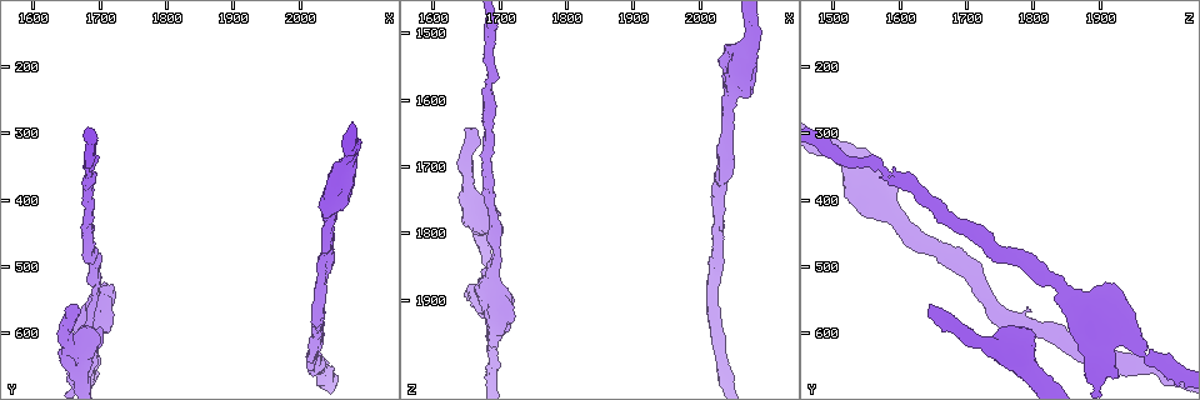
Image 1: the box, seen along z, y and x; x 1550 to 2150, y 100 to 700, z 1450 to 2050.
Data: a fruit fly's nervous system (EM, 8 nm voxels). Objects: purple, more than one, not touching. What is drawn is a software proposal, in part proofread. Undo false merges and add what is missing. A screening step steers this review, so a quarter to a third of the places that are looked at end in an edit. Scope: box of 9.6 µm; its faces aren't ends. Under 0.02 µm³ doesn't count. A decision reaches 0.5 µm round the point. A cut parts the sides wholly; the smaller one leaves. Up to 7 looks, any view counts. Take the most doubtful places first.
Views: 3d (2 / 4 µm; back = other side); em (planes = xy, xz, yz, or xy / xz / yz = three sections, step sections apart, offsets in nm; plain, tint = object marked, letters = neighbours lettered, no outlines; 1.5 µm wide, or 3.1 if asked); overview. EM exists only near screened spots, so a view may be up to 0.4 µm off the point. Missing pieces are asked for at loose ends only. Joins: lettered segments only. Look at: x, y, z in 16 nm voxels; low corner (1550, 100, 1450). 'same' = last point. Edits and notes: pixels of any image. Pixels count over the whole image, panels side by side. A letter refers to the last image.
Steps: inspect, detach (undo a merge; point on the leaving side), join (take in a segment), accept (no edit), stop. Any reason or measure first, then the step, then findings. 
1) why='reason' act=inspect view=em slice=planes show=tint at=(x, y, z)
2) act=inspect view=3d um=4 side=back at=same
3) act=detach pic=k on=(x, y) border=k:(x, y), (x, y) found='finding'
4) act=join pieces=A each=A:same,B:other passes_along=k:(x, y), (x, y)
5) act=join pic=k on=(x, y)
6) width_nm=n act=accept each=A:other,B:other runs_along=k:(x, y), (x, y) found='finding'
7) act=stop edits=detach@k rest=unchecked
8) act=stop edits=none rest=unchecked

why='free end' act=inspect view=3d um=4 at=(1720, 530, 1905)

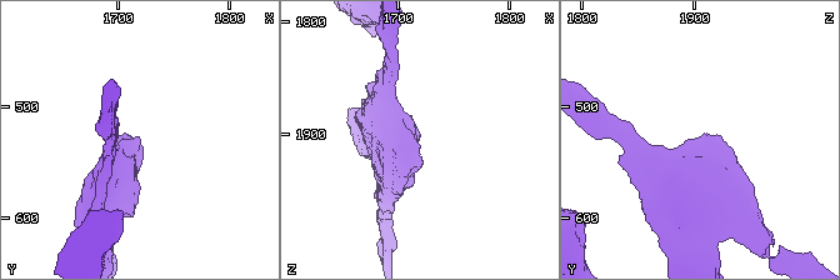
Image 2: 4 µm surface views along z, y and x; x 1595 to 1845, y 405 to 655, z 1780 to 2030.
why='now the EM' act=inspect view=em slice=xy step=4 show=tint at=(1720, 528, 1910)

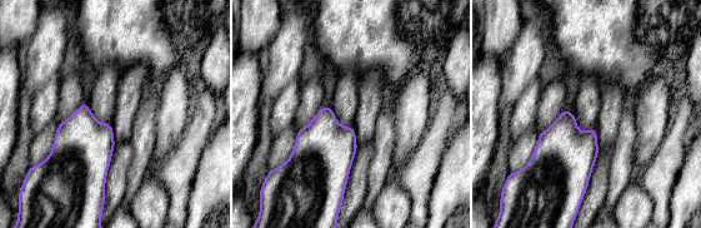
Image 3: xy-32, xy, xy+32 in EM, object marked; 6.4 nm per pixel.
act=inspect view=em slice=xy step=4 show=letters at=same

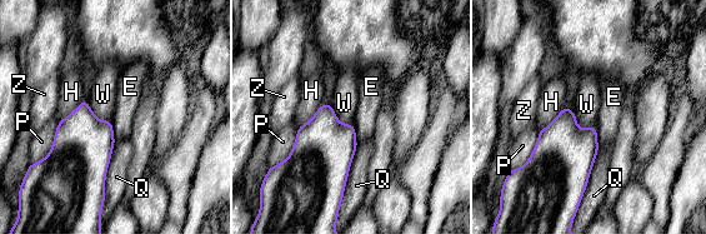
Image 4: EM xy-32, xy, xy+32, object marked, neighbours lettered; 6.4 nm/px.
act=accept each=E:other,H:other,P:other,Q:other,W:other,Z:other border=4:(595, 125), (600, 147) found='no lettered segment goes on from it'

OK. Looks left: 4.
act=inspect view=em slice=planes show=letters at=(1650, 565, 1645)

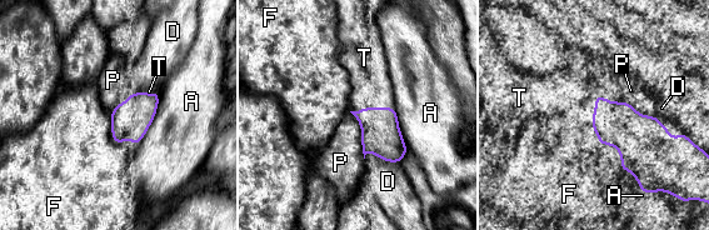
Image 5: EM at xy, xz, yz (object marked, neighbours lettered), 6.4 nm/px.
act=join pieces=T each=A:other,D:other,F:other,P:other,T:same found='the neuron continues'

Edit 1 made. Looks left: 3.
why='thick end' act=inspect view=em slice=yz step=4 show=tint at=(1710, 595, 1795)

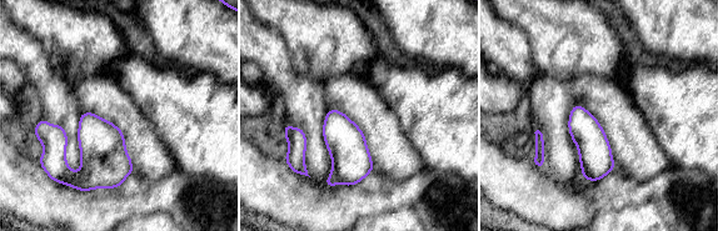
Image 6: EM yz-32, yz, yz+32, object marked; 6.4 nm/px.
act=inspect view=em slice=planes show=tint at=same

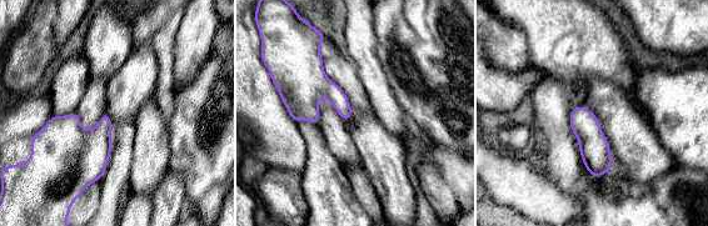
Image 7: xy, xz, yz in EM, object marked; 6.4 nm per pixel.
why='what lies round it' act=inspect view=em slice=planes show=letters at=same

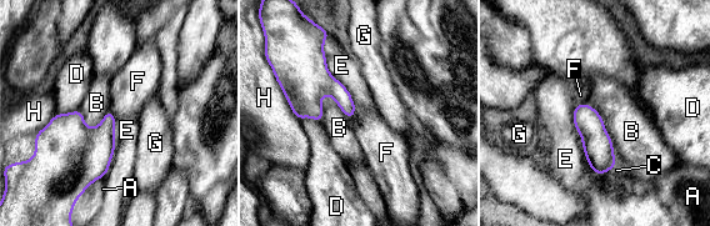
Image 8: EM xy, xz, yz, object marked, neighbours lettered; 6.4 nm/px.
act=accept each=A:other,B:other,C:other,D:other,E:other,F:other,G:other,H:other border=8:(356, 106), (351, 119) found='no lettered segment goes on from it'

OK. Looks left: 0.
act=stop edits=join@5 rest=unchecked

